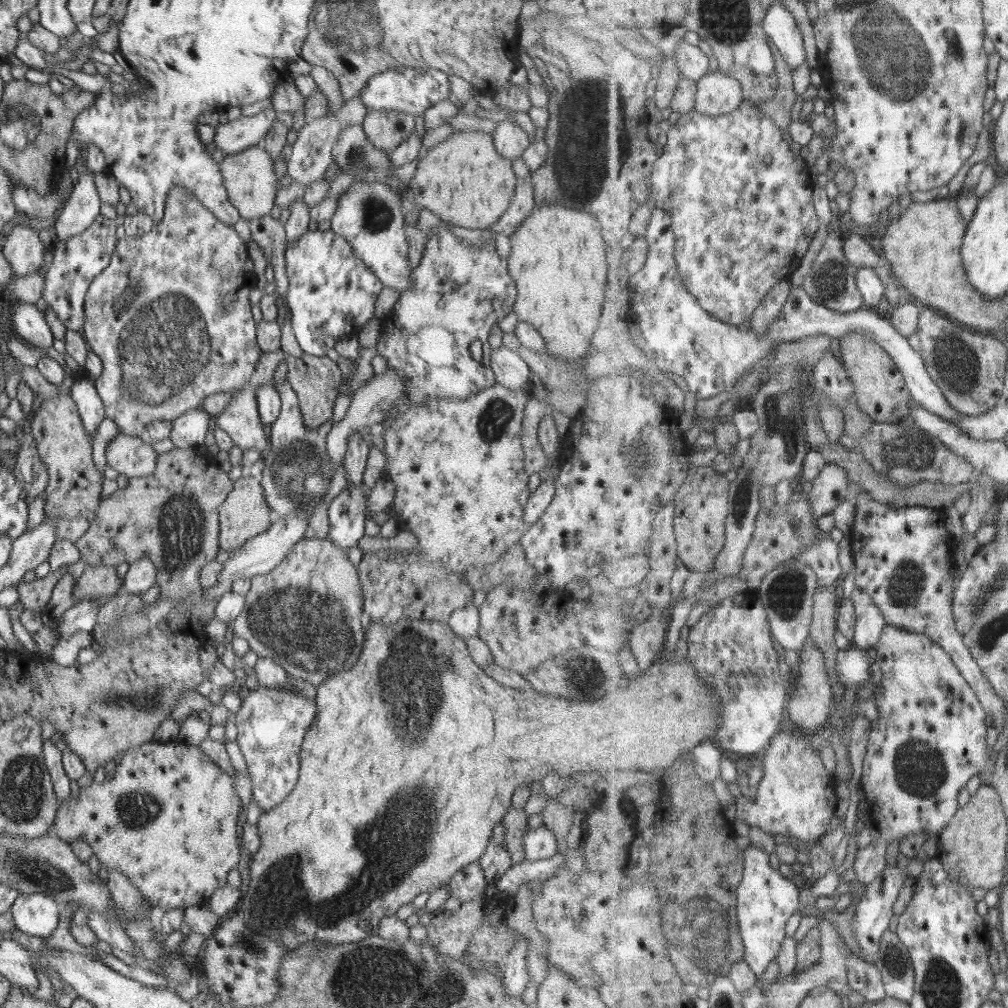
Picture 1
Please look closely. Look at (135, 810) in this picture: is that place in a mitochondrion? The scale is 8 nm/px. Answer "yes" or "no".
yes

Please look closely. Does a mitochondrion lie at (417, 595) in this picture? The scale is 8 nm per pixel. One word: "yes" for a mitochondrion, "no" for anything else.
no

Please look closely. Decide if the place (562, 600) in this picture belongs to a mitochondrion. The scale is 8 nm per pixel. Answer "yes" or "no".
no

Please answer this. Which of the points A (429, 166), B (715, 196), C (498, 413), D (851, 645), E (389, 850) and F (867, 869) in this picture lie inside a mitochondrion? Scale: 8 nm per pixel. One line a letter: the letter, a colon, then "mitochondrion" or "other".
A: other
B: mitochondrion
C: mitochondrion
D: other
E: mitochondrion
F: other

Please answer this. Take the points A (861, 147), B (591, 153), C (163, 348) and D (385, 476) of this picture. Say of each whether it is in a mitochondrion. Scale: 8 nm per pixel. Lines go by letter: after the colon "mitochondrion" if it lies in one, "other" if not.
A: other
B: mitochondrion
C: mitochondrion
D: other

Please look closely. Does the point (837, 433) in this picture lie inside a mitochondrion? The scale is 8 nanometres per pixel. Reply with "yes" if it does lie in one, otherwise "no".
no

